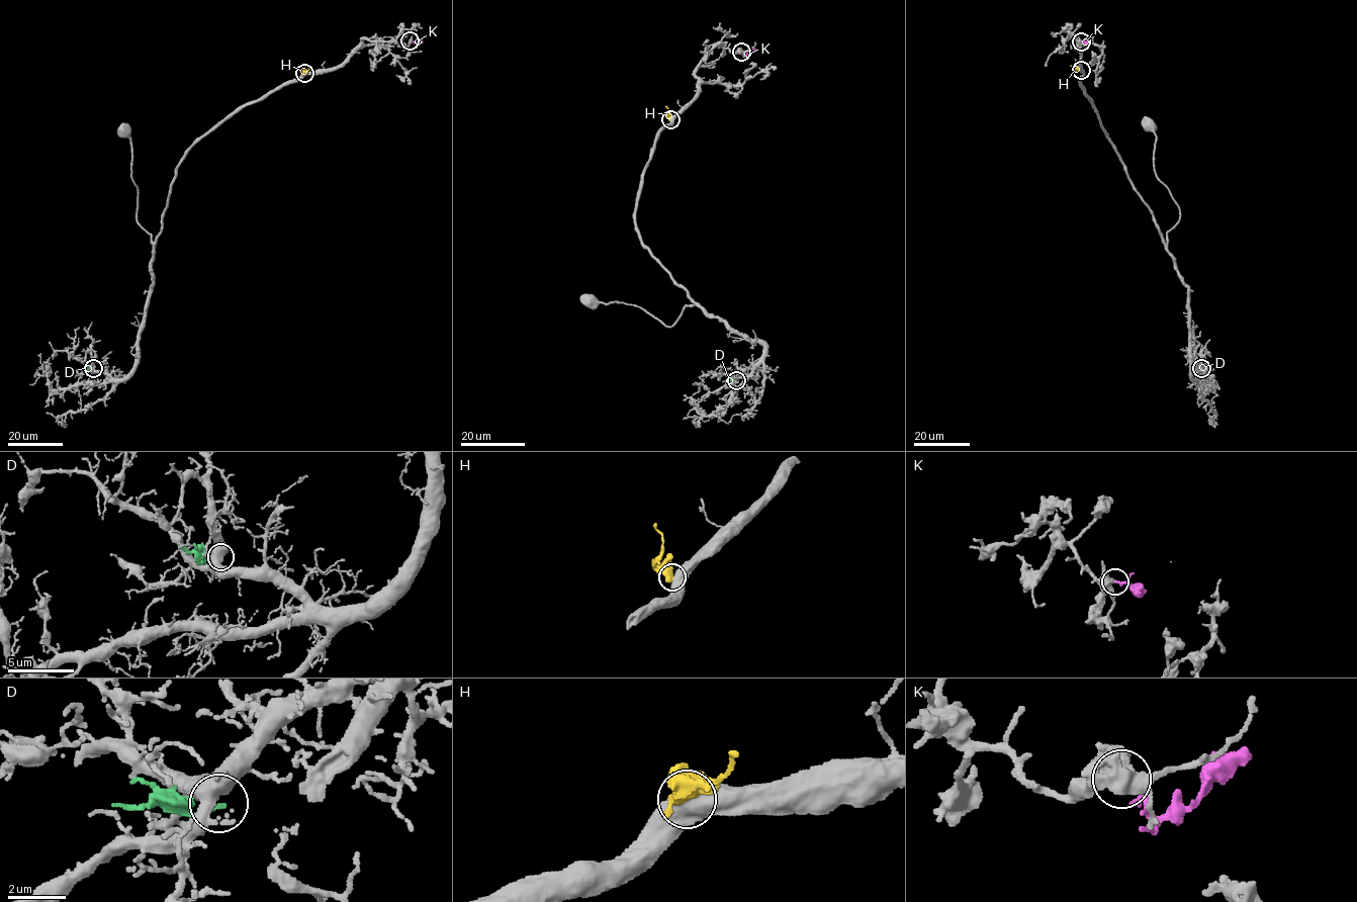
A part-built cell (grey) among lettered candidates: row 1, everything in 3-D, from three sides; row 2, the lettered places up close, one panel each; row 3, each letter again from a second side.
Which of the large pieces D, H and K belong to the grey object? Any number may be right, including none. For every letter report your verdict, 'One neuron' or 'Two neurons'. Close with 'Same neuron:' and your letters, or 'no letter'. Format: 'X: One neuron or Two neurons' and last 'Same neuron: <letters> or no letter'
D: Two neurons
H: Two neurons
K: Two neurons
Same neuron: no letter

